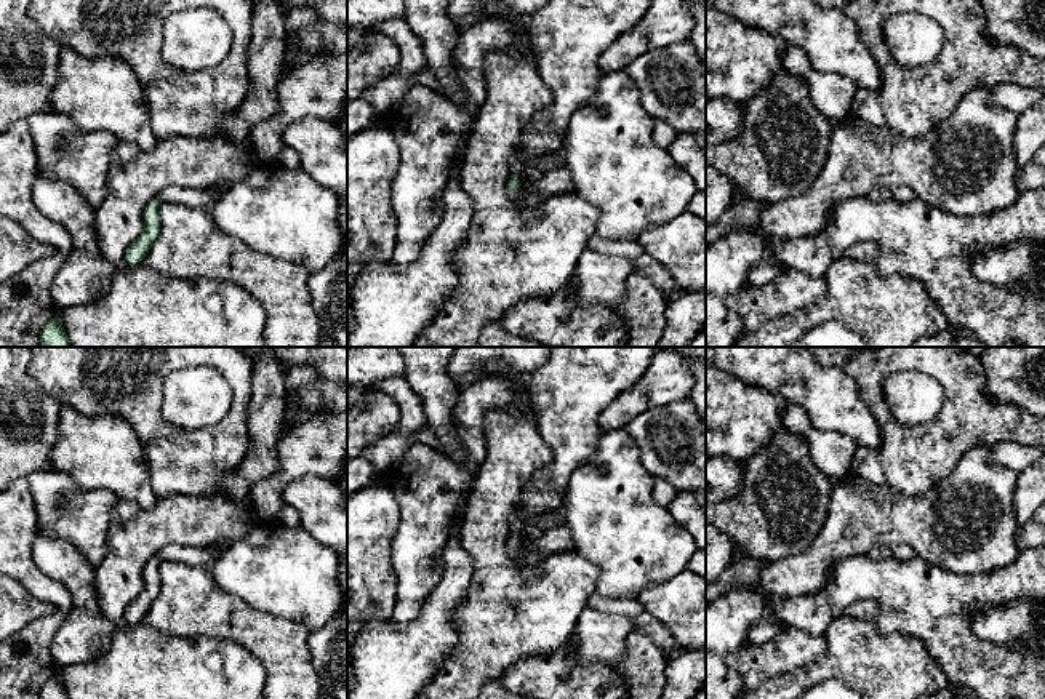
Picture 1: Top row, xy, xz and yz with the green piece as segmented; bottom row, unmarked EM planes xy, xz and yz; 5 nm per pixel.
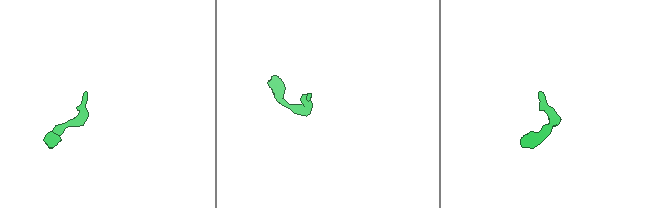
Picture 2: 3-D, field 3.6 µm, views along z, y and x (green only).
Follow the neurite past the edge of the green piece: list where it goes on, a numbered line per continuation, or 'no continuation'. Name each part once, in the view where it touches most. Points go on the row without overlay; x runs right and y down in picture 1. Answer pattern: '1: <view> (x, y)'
1: xz (556, 539)

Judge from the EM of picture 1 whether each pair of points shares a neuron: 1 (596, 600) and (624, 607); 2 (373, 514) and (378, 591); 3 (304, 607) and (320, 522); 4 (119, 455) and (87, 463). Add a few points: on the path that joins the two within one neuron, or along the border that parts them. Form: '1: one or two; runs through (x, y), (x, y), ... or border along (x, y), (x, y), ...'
1: one; runs through (602, 603), (618, 607)
2: one; runs through (373, 533), (373, 571)
3: two; border along (300, 527), (330, 549)
4: one; runs through (111, 455), (95, 455)

